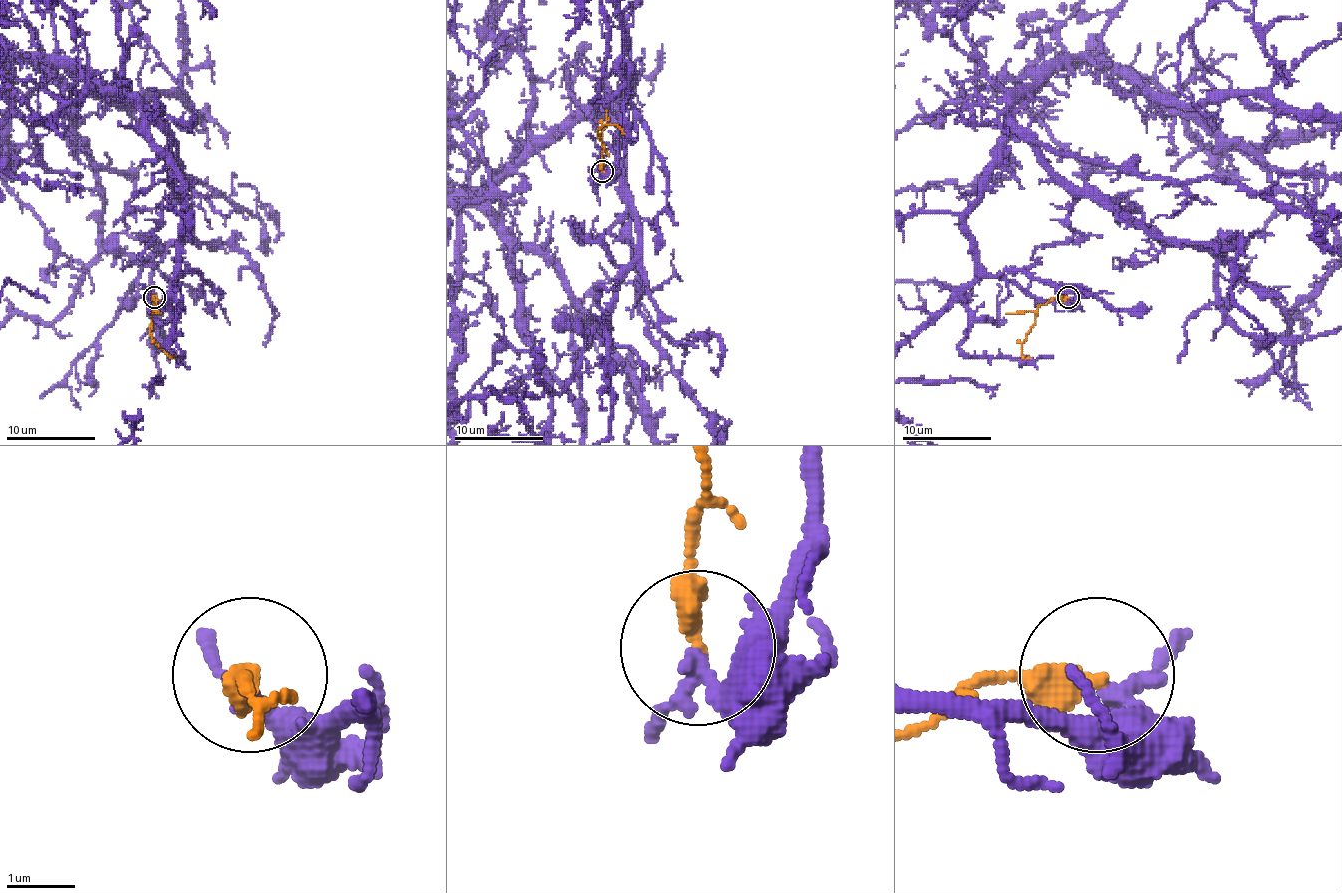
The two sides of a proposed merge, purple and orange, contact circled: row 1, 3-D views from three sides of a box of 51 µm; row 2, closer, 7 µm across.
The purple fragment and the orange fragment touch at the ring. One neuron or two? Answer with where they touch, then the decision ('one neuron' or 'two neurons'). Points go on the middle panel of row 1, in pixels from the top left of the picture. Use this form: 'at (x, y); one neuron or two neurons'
at (602, 171); two neurons

